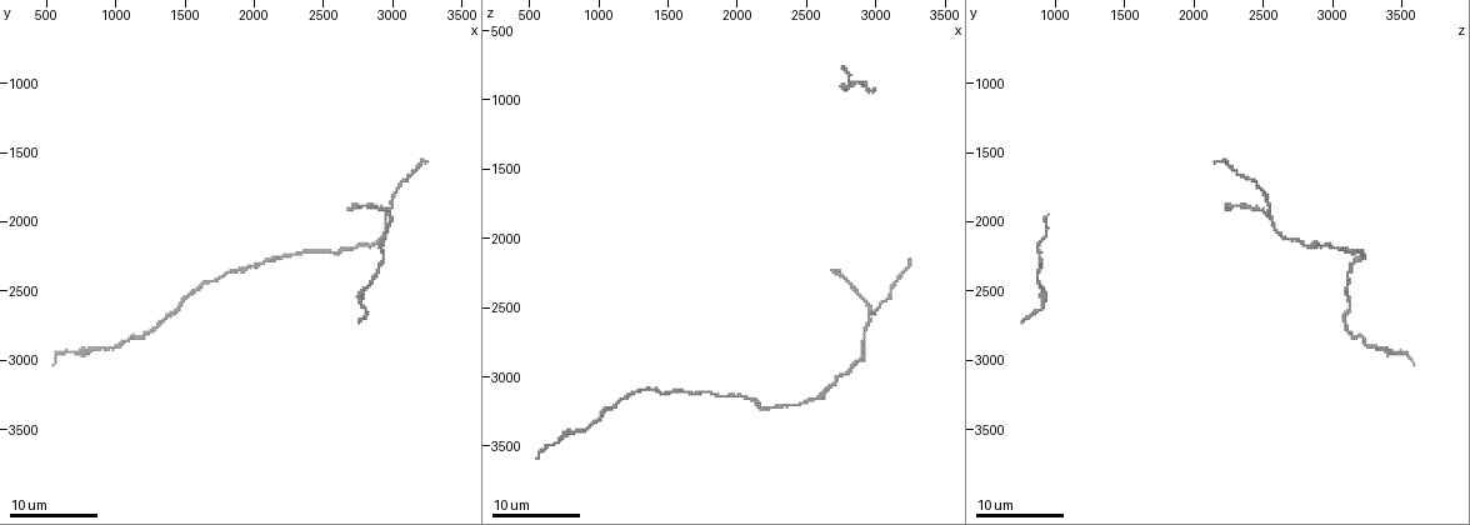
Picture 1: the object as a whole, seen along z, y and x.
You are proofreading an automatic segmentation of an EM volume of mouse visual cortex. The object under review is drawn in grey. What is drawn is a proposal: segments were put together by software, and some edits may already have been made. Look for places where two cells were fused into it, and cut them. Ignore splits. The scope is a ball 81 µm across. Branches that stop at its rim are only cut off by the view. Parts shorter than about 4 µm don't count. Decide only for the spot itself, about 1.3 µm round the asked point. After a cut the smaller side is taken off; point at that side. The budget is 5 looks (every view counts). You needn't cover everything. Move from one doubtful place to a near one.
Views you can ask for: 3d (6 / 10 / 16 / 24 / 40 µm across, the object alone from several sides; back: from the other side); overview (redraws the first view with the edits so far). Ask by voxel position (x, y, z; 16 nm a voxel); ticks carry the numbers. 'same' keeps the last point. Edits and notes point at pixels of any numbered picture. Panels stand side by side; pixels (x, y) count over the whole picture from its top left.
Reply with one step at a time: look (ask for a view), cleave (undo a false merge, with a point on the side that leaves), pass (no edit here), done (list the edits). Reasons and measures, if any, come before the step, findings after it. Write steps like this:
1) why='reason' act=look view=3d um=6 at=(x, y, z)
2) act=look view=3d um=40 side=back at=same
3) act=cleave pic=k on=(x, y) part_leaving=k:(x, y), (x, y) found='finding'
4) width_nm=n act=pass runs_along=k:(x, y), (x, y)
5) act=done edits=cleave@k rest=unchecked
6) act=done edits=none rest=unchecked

why='thick turns thin' act=look view=3d um=10 at=(1960, 2320, 3140)

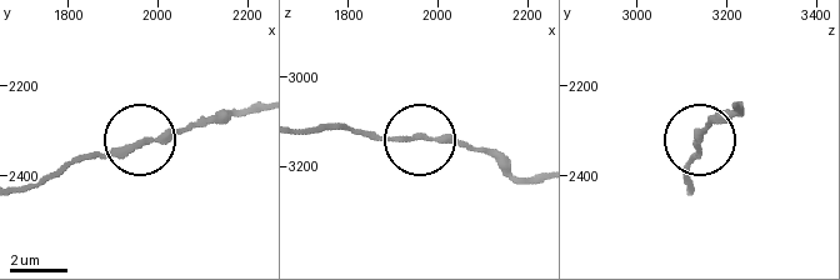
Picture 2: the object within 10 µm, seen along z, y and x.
why='closer look' act=look view=3d um=6 at=(1950, 2325, 3130)

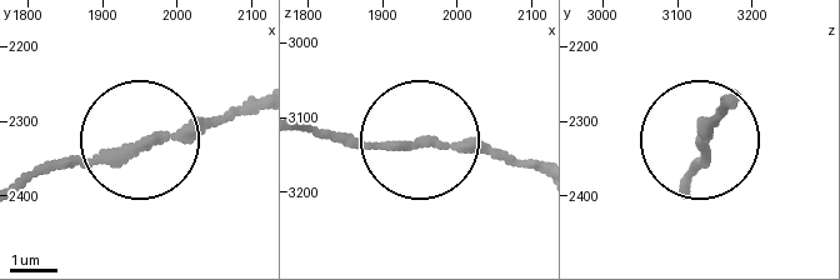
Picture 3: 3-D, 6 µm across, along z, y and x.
act=pass runs_along=3:(253, 103), (41, 170) found='all the same cell'

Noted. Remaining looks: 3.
why='a fork' act=look view=3d um=10 at=(2980, 1960, 2500)

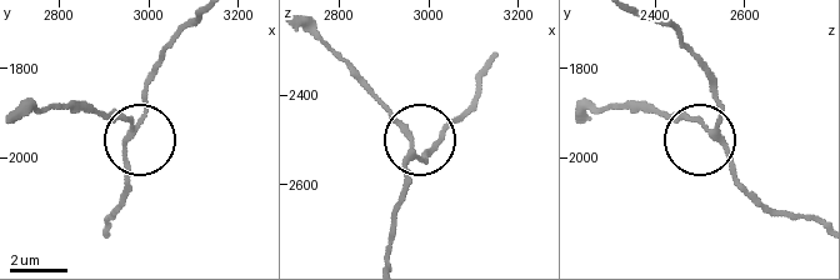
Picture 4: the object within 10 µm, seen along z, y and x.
act=look view=3d um=6 at=(2960, 1935, 2530)

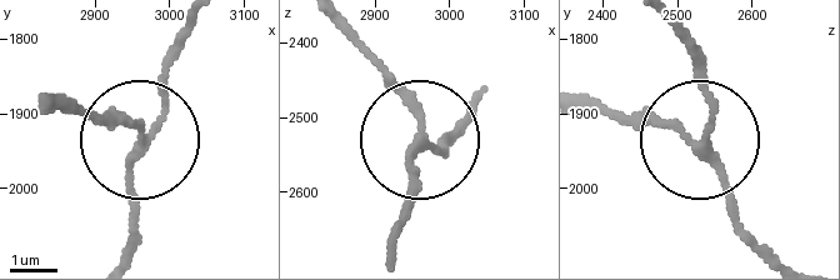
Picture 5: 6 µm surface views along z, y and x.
width_nm=160 act=pass runs_along=5:(774, 258), (743, 223), (714, 150), (586, 106) found='all the same cell'

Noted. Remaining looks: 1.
act=done edits=none rest=unchecked

